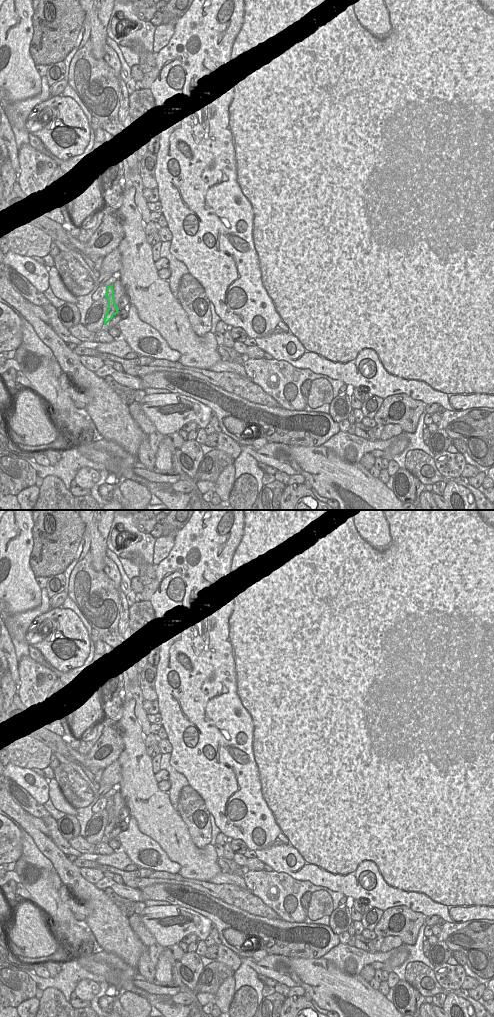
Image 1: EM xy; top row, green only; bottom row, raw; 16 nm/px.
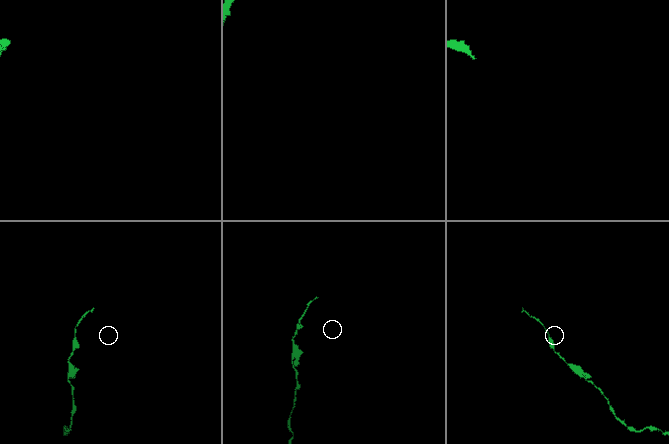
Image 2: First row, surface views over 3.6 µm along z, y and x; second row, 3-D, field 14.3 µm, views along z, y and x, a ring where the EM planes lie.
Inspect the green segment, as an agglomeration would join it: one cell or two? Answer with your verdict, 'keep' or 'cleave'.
keep

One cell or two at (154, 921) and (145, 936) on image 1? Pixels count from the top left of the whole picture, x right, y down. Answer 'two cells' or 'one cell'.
two cells

